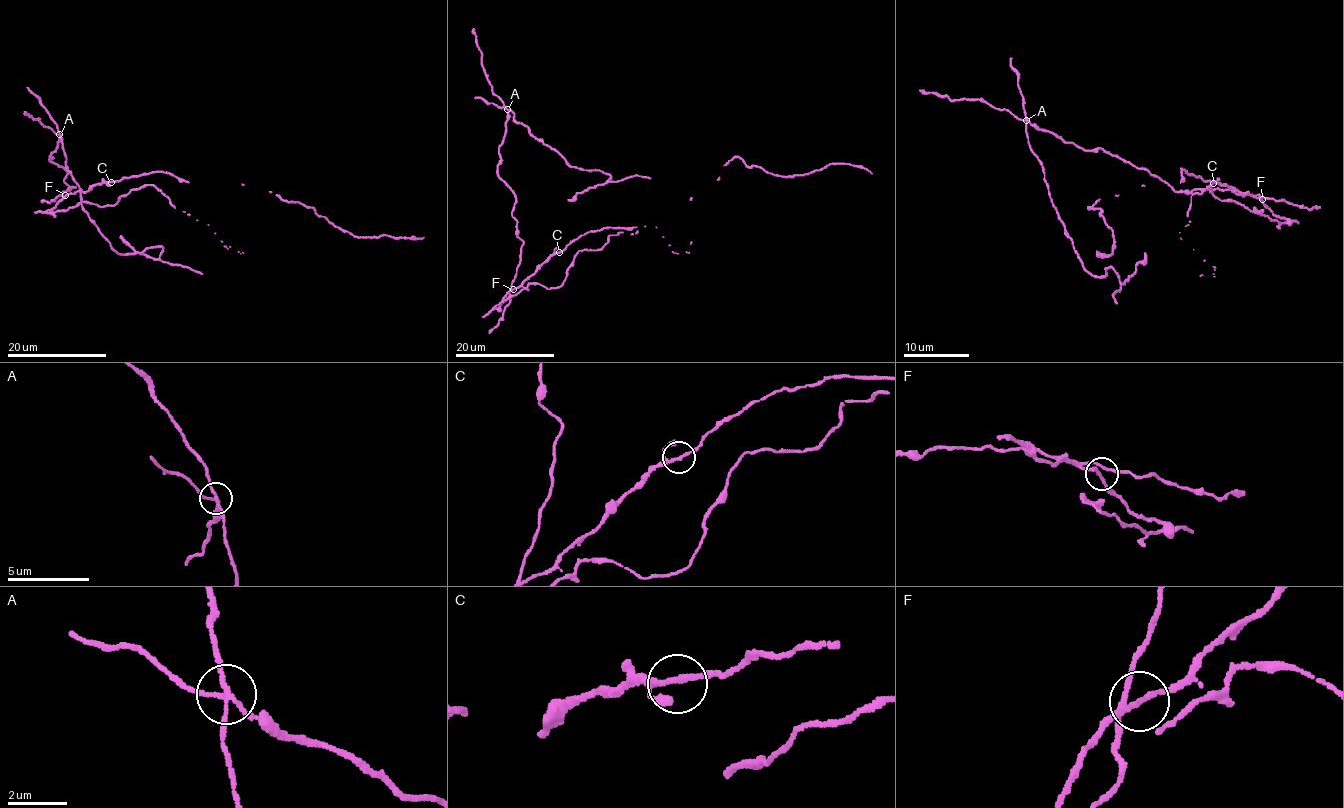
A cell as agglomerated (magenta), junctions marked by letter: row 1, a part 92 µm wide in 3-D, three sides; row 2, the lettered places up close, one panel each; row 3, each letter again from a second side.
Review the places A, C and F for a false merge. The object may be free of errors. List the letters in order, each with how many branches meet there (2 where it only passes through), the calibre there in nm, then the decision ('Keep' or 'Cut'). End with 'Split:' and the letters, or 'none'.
A: Branches: 4. Thickness 150 nm. Cut
C: Branches: 3. Thickness 170 nm. Keep
F: Branches: 4. Thickness 150 nm. Keep
Split: A

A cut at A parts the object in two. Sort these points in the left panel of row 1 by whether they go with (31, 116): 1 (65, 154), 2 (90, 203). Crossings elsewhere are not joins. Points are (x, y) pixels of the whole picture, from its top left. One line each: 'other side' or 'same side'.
1: other side
2: same side

